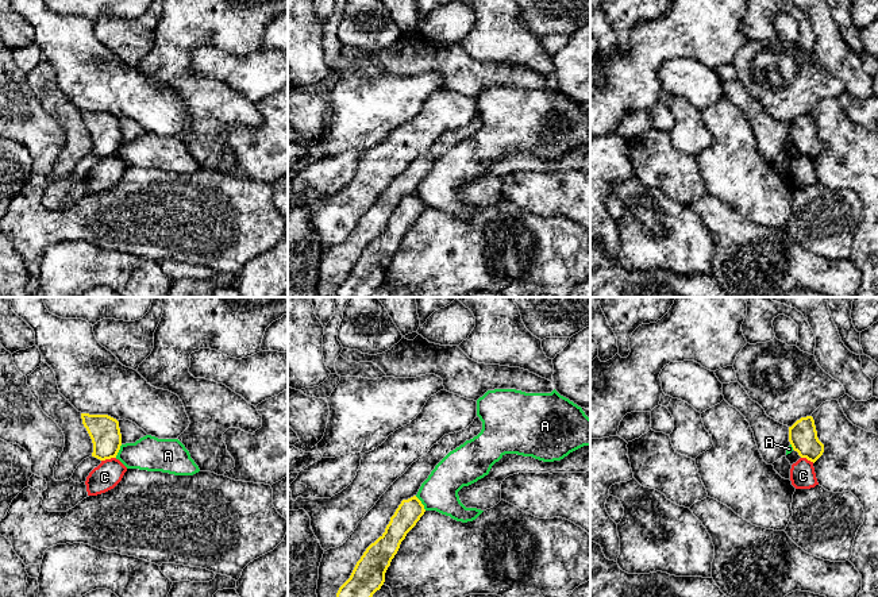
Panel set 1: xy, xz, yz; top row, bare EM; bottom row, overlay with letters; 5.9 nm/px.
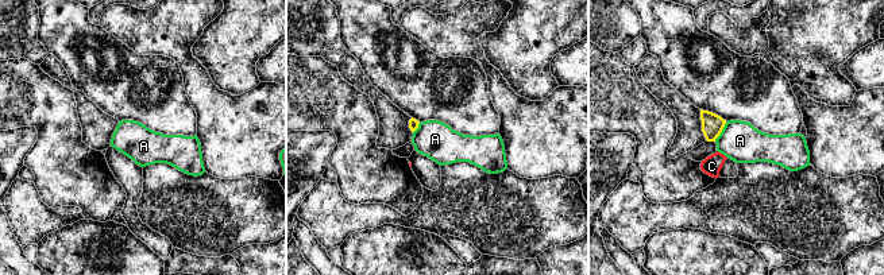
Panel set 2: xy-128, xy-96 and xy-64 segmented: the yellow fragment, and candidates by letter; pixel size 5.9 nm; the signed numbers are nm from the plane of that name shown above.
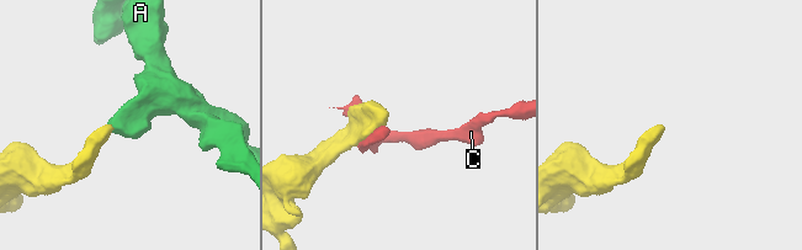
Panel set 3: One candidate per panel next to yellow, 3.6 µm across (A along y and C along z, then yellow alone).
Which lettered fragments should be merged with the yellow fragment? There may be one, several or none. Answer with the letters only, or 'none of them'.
none of them

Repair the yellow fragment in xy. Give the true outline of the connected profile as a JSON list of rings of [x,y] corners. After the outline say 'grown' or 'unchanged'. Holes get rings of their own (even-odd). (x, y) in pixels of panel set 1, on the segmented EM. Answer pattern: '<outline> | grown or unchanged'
[[[81,413],[81,419],[93,443],[92,457],[100,461],[116,458],[122,446],[119,421],[108,415]]] | unchanged

